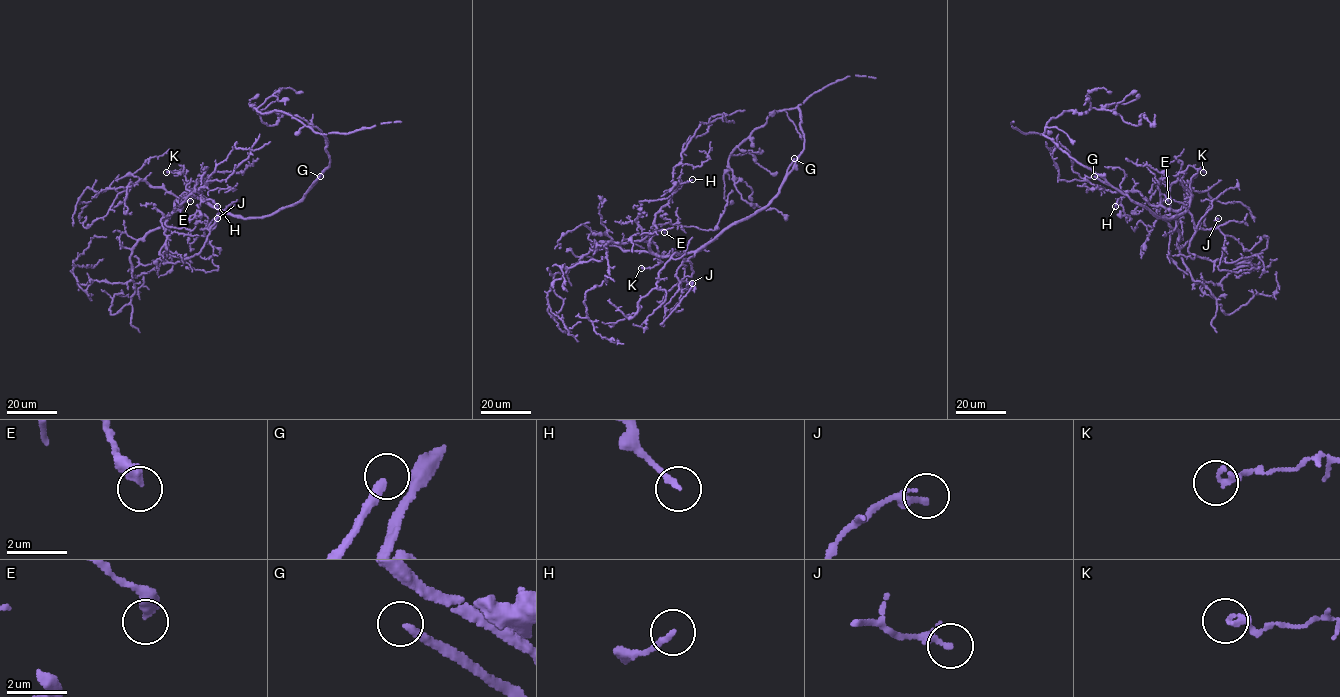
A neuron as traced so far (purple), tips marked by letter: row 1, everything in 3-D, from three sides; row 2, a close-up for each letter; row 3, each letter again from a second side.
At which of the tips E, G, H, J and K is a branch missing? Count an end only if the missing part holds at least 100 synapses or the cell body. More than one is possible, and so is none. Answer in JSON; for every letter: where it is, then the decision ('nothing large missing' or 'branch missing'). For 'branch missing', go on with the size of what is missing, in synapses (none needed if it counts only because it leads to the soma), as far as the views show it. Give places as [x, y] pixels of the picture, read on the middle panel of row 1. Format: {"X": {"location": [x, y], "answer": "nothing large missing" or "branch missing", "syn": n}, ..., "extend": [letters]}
{"E": {"location": [664, 232], "answer": "nothing large missing"}, "G": {"location": [794, 158], "answer": "branch missing"}, "H": {"location": [692, 179], "answer": "nothing large missing"}, "J": {"location": [692, 283], "answer": "nothing large missing"}, "K": {"location": [641, 268], "answer": "nothing large missing"}, "extend": ["G"]}

